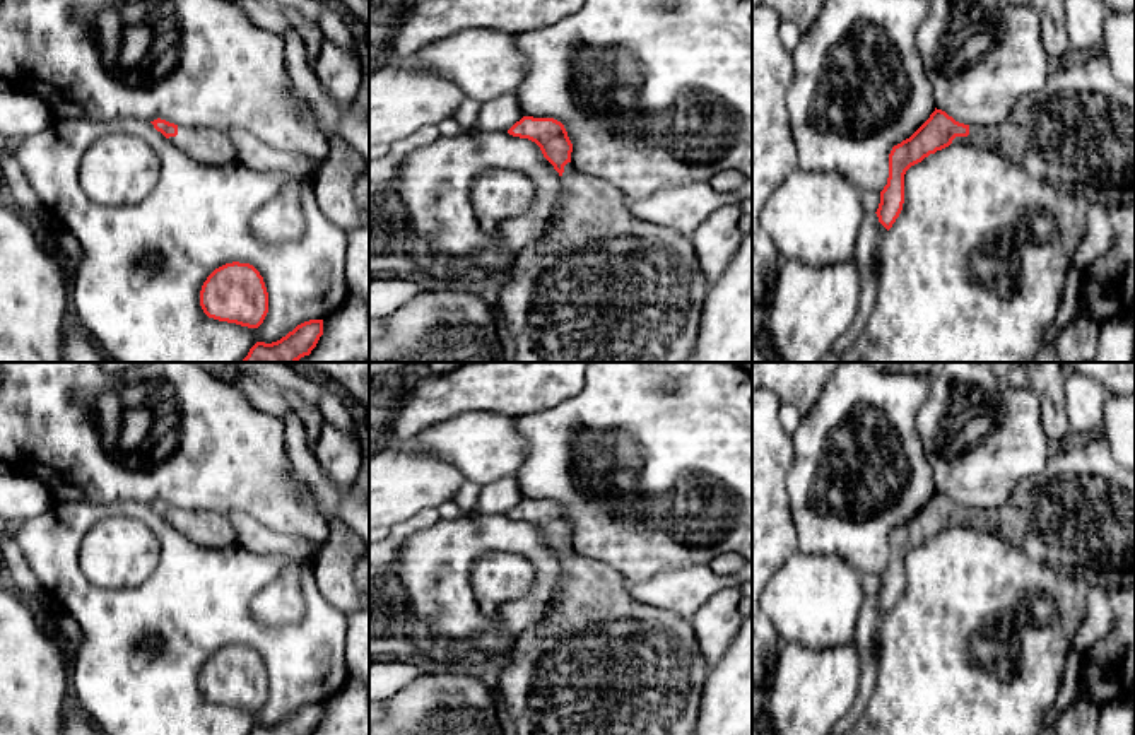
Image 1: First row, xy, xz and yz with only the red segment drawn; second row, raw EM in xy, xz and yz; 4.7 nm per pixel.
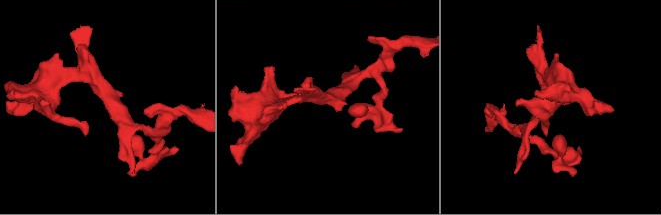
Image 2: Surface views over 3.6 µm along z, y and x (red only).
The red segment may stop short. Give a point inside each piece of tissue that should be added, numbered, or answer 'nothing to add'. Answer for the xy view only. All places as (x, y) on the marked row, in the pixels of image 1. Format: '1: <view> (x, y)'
1: xy (205, 144)

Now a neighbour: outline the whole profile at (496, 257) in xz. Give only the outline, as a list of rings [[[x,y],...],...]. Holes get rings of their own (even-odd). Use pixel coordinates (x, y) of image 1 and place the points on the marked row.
[[[496,229],[487,231],[491,241],[485,248],[477,250],[462,258],[455,267],[475,268],[475,270],[496,270],[501,272],[511,263],[511,251],[499,241]]]

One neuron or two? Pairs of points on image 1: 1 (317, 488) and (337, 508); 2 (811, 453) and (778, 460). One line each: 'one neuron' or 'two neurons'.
1: one neuron
2: two neurons

